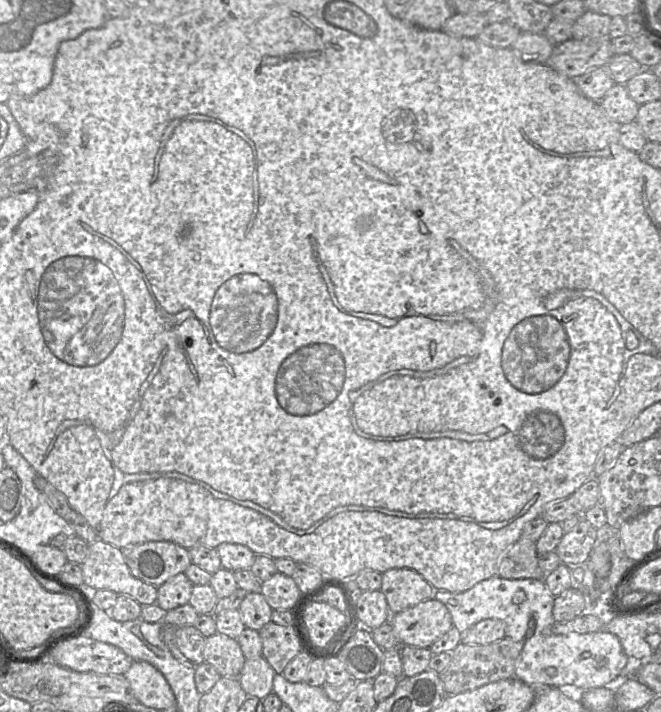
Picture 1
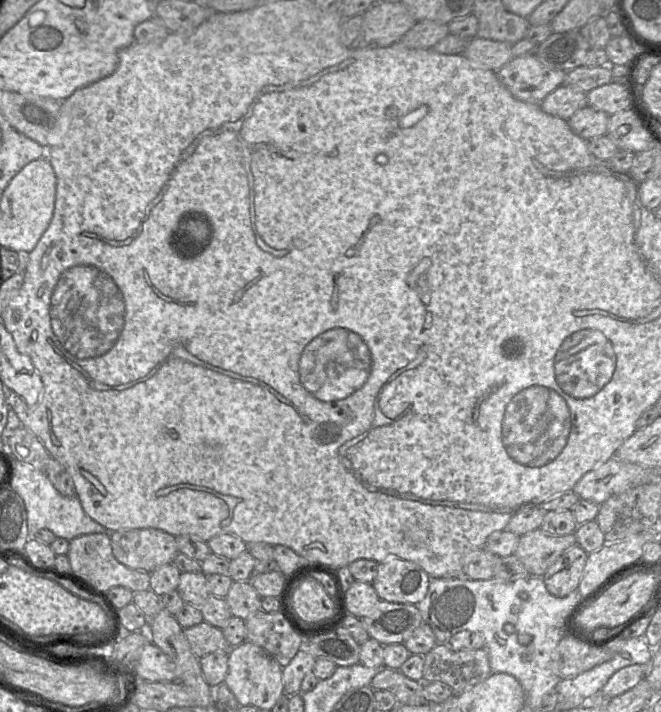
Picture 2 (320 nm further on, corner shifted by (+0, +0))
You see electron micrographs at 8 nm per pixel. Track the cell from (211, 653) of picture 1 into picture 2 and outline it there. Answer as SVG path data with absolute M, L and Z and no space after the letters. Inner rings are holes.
M205 621L184 629L184 635L192 652L199 659L216 651L230 650L222 630Z

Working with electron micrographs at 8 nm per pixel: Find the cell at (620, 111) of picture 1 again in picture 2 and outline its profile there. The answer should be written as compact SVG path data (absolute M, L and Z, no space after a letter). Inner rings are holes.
M586 106L576 111L568 120L571 130L581 138L590 140L606 135L609 116L606 112Z

